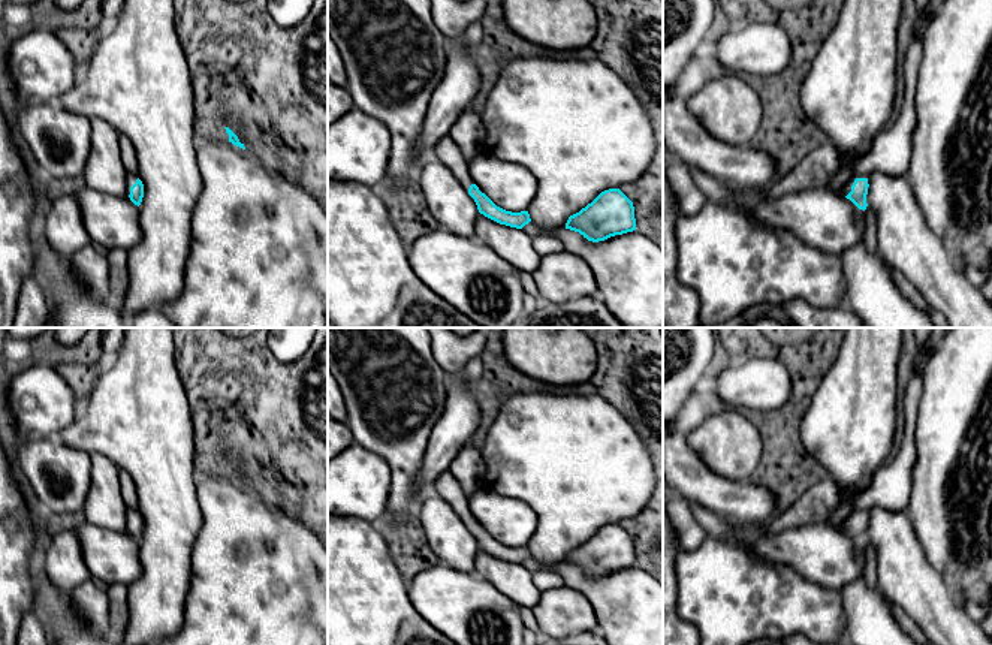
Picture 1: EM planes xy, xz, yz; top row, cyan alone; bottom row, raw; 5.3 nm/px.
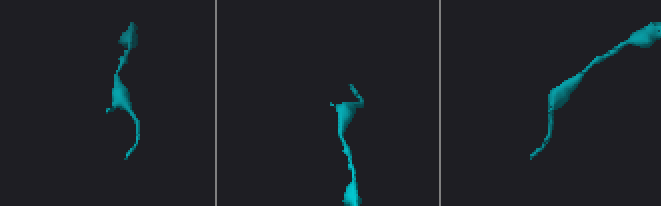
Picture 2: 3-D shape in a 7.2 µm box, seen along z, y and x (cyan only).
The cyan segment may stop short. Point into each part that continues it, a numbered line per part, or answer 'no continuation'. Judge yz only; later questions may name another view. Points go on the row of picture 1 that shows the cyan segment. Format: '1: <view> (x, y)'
1: yz (846, 189)

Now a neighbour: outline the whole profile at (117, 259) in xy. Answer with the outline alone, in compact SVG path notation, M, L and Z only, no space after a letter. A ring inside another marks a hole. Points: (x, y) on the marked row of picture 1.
M109 248L106 259L109 265L112 301L120 307L129 286L127 251L121 248Z

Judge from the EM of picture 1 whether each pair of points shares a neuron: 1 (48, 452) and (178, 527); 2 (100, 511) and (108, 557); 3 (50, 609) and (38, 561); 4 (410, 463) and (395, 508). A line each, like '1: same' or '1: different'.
1: different
2: different
3: same
4: same

